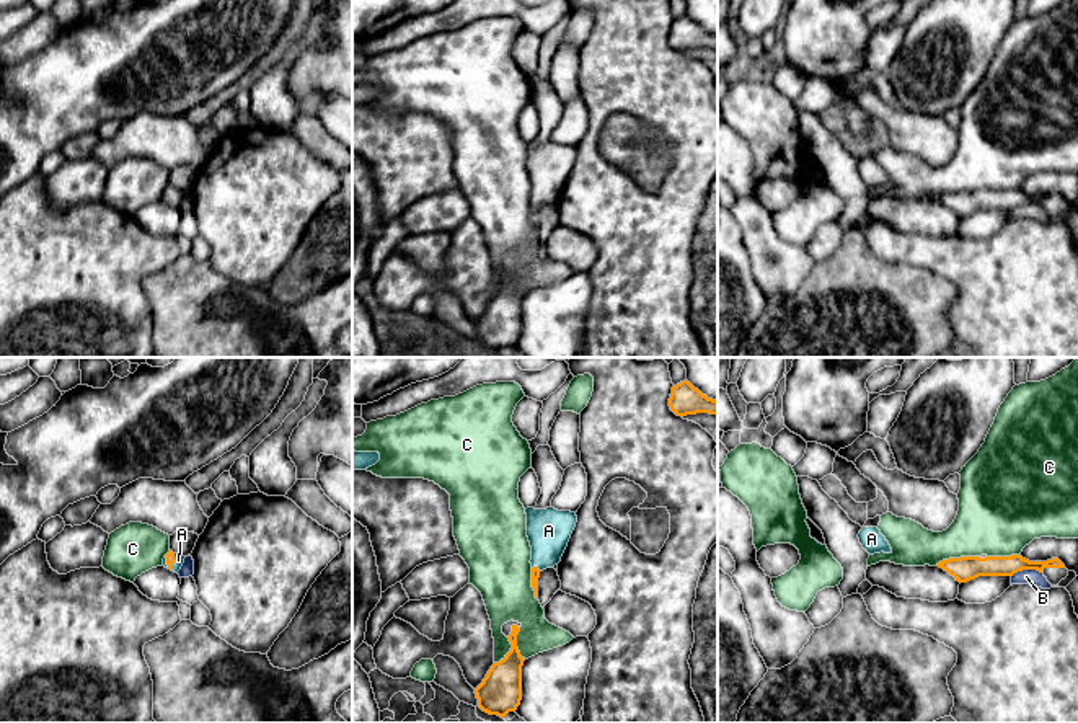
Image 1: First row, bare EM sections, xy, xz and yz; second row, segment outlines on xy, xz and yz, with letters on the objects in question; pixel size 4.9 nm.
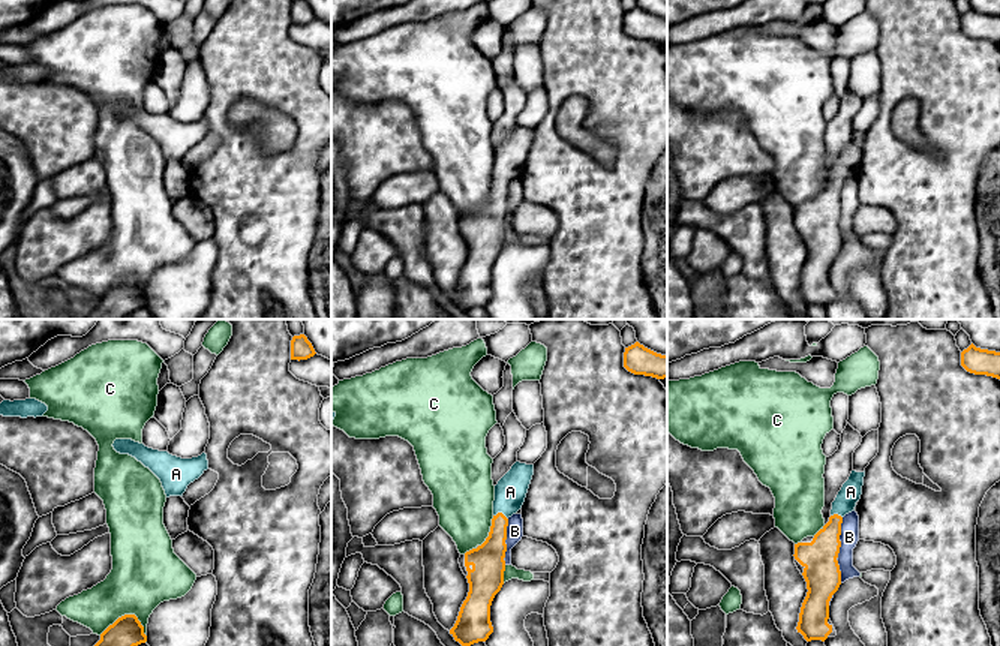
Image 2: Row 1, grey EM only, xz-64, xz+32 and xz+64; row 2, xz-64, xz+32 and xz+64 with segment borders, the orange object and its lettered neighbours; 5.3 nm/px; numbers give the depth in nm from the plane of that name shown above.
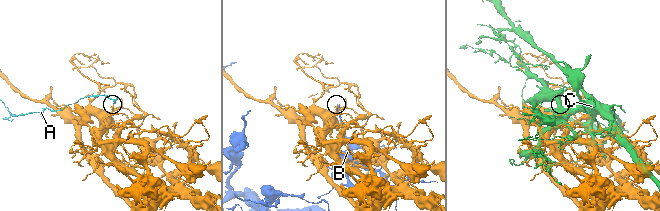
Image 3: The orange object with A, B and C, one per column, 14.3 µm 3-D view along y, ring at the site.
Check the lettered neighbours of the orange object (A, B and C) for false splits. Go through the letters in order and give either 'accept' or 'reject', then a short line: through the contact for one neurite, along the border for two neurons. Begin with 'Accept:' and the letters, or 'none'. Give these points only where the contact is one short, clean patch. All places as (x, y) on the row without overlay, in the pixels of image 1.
Accept: A
A: accept | xz (535, 208), (537, 201), (547, 186), (548, 165)
B: reject
C: reject

